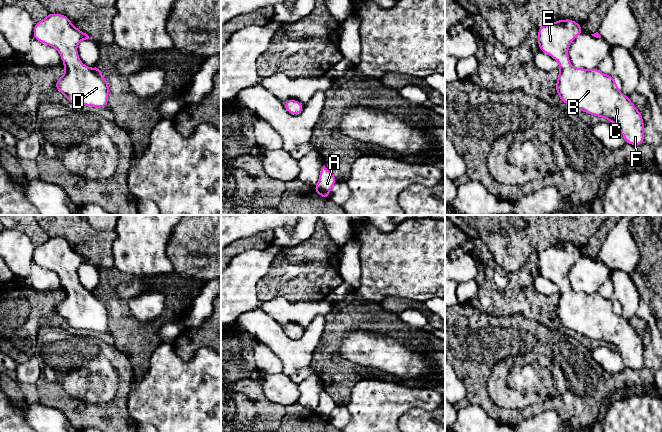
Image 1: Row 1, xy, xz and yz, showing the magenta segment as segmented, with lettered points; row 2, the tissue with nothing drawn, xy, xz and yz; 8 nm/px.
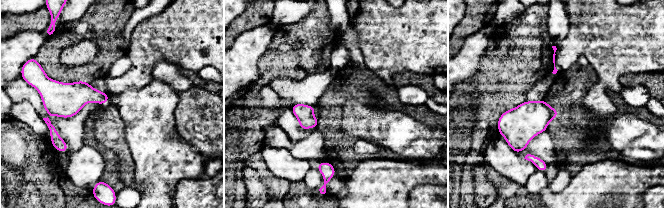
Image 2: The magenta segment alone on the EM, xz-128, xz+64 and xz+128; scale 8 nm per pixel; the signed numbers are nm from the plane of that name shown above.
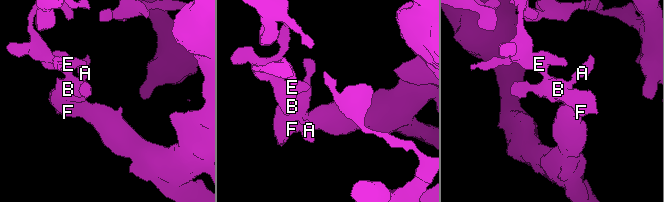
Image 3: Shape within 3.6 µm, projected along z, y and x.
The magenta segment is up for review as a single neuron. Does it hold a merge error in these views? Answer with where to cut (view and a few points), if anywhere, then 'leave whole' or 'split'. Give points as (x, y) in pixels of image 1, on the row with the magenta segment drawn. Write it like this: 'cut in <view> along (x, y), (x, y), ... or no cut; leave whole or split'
no cut; leave whole

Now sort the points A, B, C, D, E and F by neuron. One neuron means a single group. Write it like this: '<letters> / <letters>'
A B C D E F

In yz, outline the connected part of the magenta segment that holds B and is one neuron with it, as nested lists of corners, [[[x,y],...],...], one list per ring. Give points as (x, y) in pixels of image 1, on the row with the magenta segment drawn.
[[[563,19],[538,27],[538,47],[543,53],[559,62],[559,75],[555,84],[556,92],[562,103],[601,118],[606,118],[621,131],[627,144],[640,146],[644,143],[644,122],[640,111],[628,96],[618,88],[612,75],[603,74],[598,68],[587,70],[575,68],[568,57],[568,49],[572,41],[584,33],[581,24],[572,19]]]

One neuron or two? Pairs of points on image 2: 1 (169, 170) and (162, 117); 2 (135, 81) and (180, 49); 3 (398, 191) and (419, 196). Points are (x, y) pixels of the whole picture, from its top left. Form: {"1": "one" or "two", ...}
{"1": "one", "2": "one", "3": "two"}

